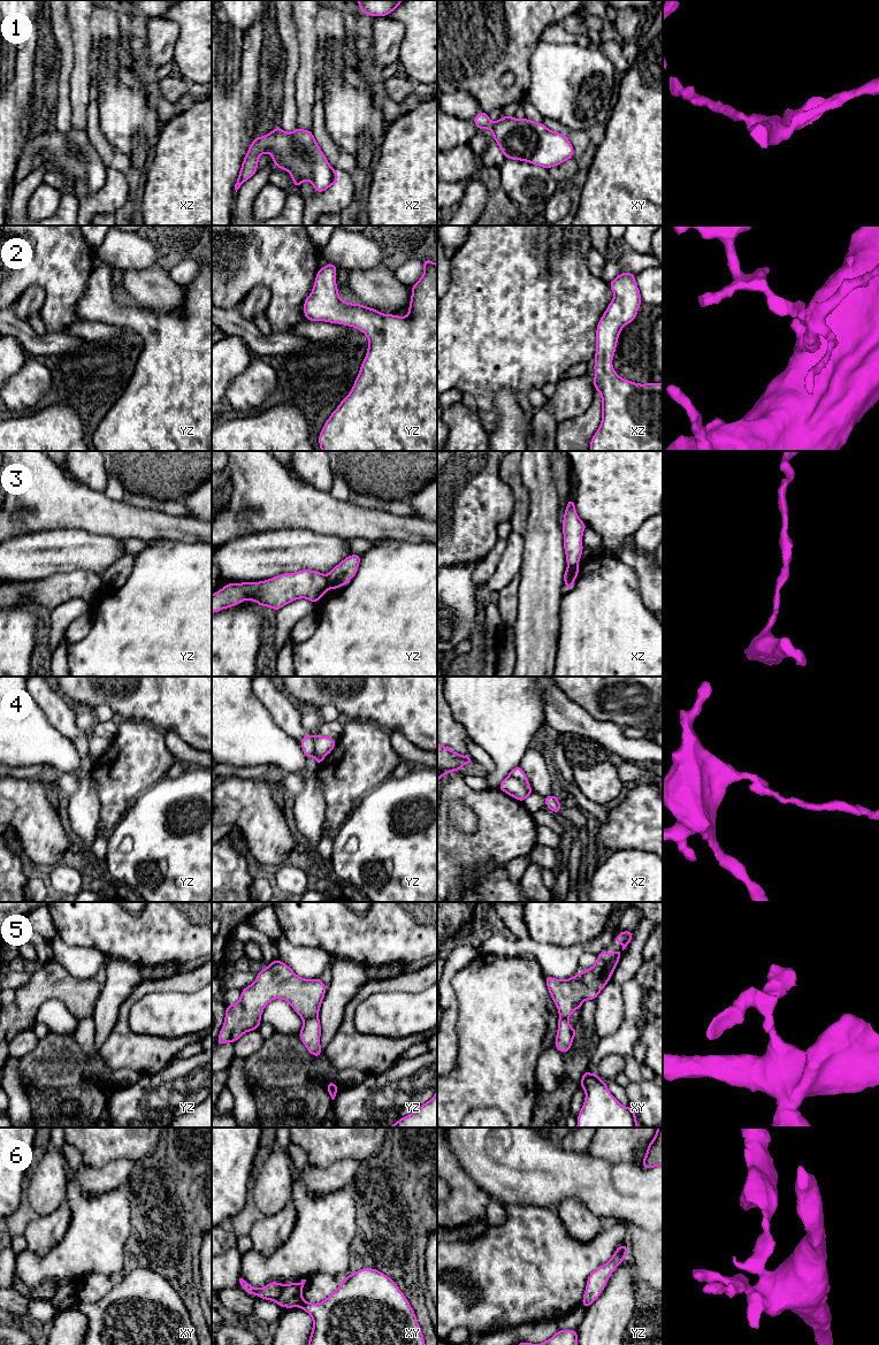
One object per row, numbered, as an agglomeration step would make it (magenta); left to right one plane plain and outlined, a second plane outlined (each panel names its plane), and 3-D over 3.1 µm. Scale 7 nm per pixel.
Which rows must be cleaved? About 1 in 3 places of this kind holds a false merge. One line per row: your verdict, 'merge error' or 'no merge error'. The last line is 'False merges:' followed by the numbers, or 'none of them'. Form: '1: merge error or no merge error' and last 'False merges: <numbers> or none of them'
1: no merge error
2: no merge error
3: merge error
4: merge error
5: merge error
6: merge error
False merges: 3, 4, 5, 6

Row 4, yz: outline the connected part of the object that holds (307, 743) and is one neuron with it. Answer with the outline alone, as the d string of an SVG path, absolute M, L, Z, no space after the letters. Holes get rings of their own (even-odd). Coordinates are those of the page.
M311 734L308 736L303 738L299 743L303 748L305 757L308 758L308 757L313 756L315 758L316 765L319 766L322 763L324 757L320 757L315 754L314 738L315 738L315 735Z

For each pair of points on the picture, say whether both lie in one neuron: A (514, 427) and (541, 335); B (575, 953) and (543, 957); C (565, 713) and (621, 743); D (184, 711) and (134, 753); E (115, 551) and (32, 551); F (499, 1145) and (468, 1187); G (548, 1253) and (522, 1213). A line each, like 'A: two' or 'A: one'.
A: two
B: one
C: one
D: two
E: one
F: two
G: one

